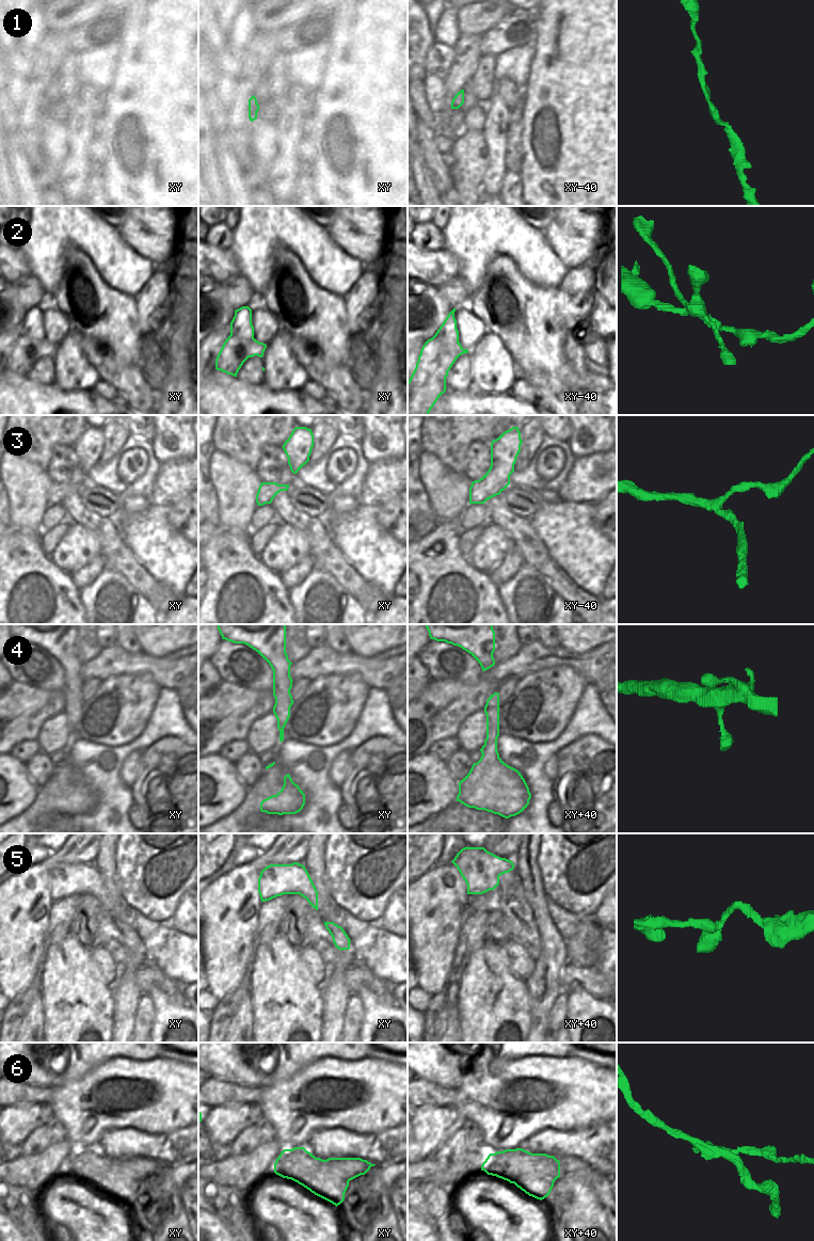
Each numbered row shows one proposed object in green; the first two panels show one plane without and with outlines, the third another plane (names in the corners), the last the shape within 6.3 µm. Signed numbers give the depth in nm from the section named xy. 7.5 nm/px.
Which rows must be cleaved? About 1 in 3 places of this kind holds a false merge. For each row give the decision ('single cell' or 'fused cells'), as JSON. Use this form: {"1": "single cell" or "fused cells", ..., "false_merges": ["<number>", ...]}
{"1": "single cell", "2": "fused cells", "3": "single cell", "4": "single cell", "5": "single cell", "6": "fused cells", "false_merges": ["2", "6"]}

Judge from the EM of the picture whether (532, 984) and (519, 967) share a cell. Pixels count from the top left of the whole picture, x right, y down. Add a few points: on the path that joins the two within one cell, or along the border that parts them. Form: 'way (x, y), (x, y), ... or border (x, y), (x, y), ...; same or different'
border (533, 963), (531, 973), (524, 981); different

